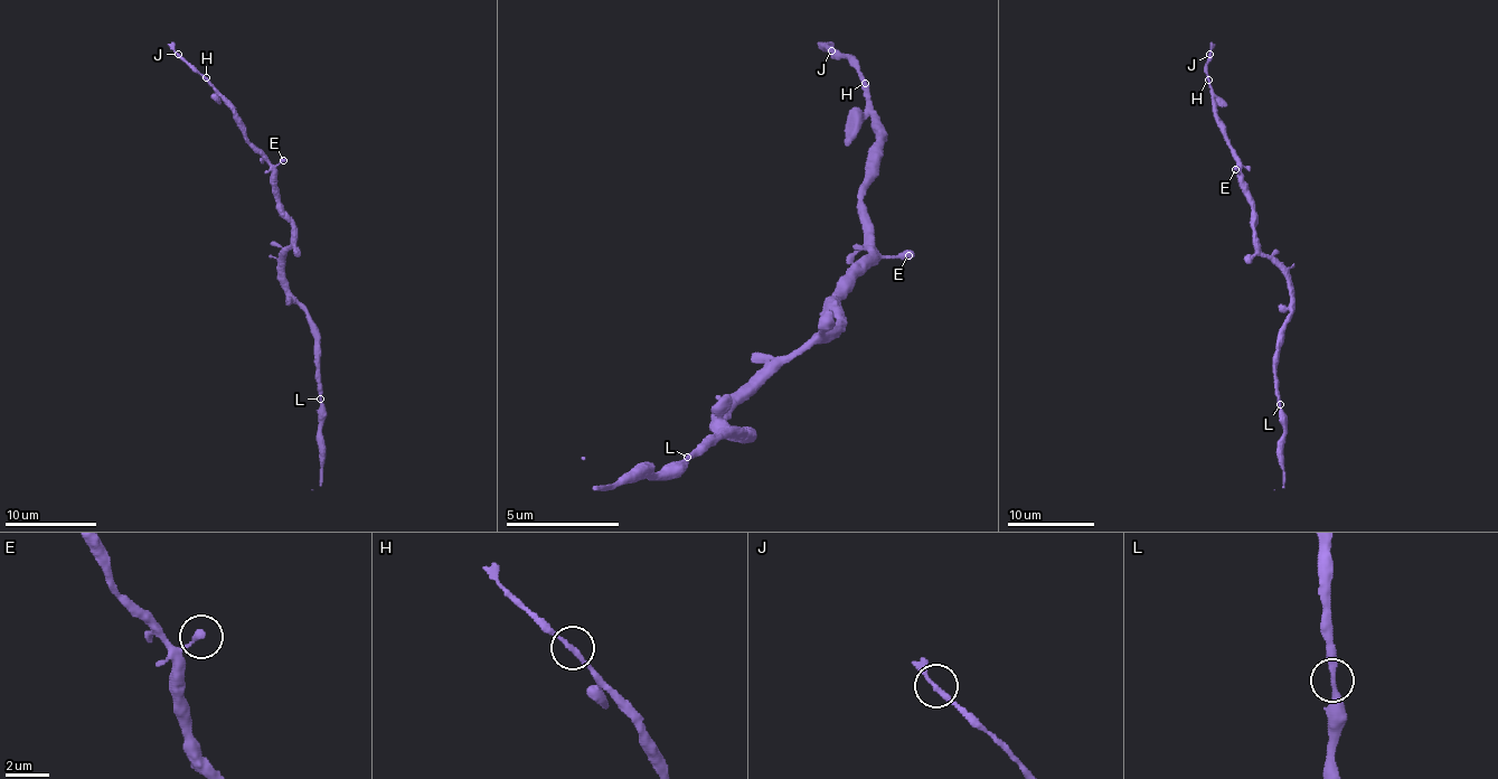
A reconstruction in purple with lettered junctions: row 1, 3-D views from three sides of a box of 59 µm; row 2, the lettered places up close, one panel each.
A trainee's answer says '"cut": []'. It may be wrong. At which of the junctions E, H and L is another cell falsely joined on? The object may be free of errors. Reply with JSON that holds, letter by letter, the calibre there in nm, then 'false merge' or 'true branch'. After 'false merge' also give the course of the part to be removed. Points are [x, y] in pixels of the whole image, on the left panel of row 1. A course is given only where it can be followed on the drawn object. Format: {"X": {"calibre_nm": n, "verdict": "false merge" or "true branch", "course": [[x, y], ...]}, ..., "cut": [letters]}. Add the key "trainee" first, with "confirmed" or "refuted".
{"trainee": "confirmed", "E": {"calibre_nm": 320, "verdict": "true branch"}, "H": {"calibre_nm": 190, "verdict": "true branch"}, "L": {"calibre_nm": 260, "verdict": "true branch"}, "cut": []}

